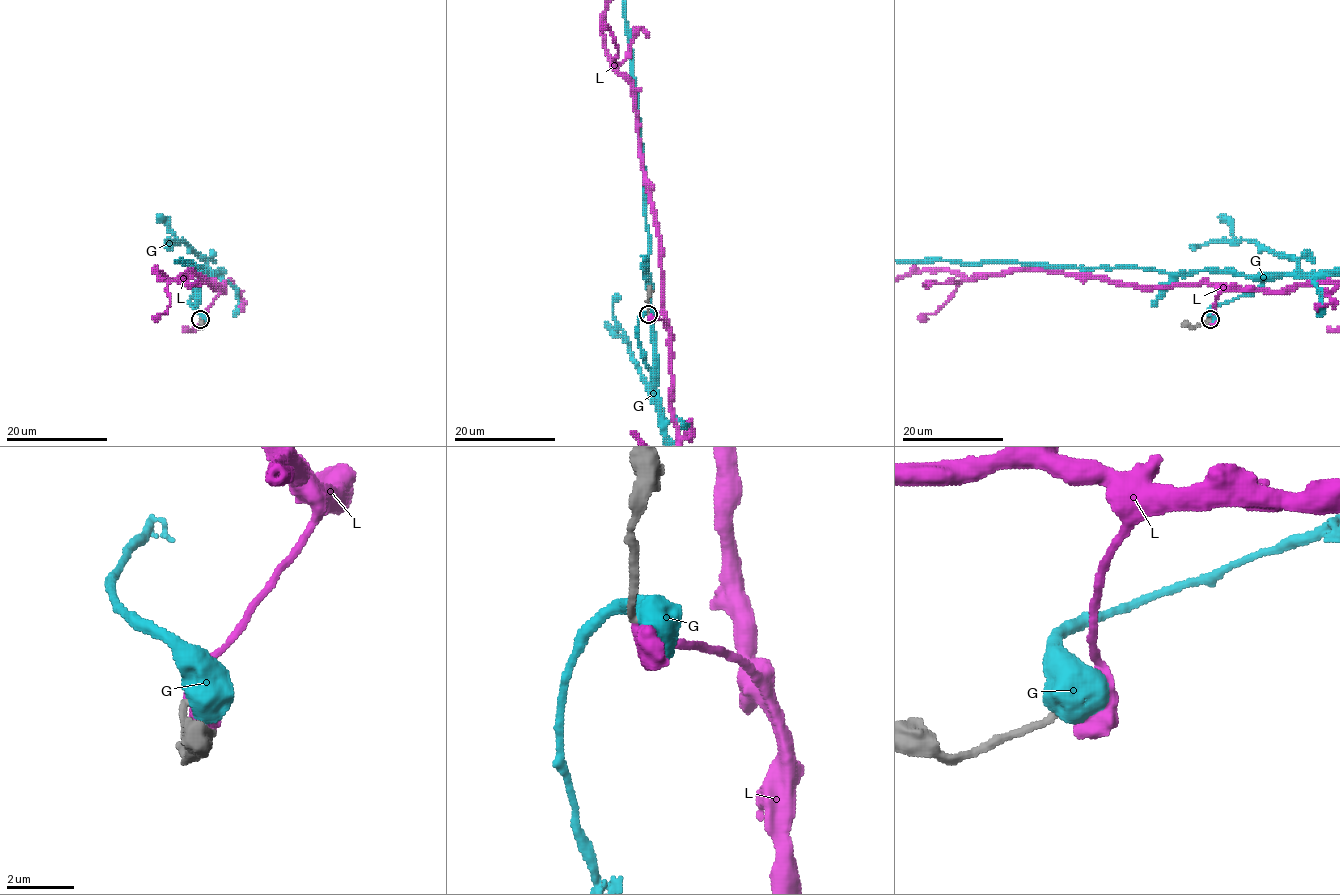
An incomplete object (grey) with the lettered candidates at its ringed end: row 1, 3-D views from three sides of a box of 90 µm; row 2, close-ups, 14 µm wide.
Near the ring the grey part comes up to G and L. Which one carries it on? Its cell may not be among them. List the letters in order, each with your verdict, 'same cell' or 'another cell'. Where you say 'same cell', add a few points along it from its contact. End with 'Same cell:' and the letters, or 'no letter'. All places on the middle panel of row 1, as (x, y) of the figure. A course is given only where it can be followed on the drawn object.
G: another cell
L: same cell
Same cell: L

